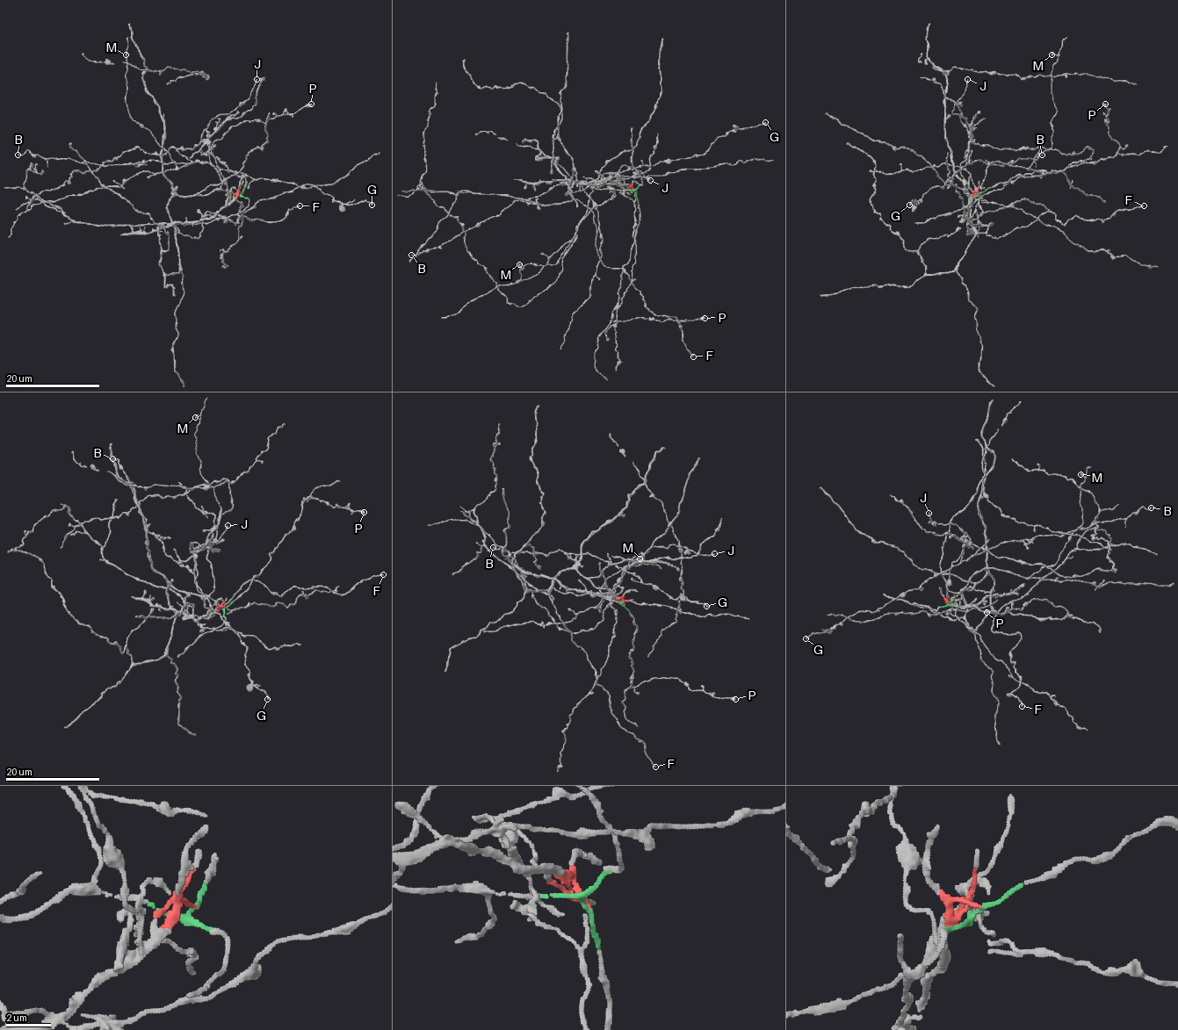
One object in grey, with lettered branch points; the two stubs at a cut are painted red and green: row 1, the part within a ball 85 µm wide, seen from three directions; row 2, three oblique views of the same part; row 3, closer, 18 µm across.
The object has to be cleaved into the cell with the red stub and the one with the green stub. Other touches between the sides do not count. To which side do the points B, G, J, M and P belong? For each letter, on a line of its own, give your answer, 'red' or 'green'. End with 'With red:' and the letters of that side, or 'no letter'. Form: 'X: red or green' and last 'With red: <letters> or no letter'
B: red
G: red
J: red
M: green
P: green
With red: B, G, J

